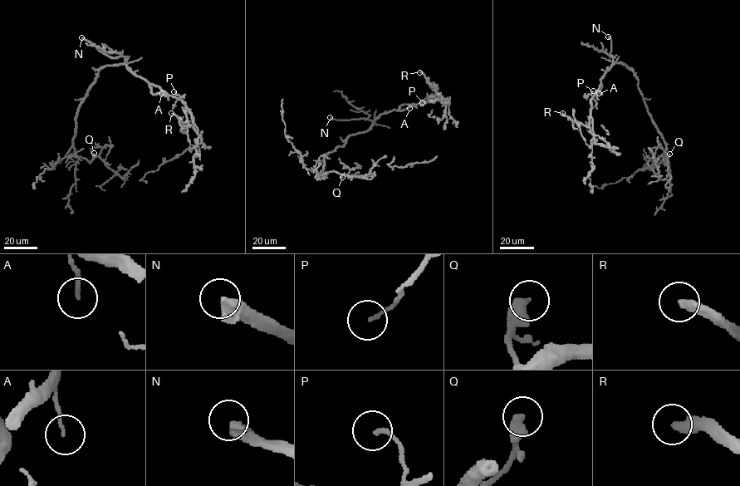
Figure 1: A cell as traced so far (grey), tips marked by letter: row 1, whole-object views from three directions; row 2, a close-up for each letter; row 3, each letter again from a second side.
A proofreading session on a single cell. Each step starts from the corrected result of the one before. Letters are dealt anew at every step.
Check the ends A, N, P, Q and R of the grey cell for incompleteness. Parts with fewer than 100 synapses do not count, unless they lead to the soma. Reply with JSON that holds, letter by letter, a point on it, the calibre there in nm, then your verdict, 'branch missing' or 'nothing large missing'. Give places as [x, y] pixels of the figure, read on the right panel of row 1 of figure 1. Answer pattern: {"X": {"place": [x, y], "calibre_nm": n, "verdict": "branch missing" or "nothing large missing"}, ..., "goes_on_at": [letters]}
{"A": {"place": [599, 93], "calibre_nm": 100, "verdict": "nothing large missing"}, "N": {"place": [608, 36], "calibre_nm": 260, "verdict": "branch missing"}, "P": {"place": [593, 90], "calibre_nm": 120, "verdict": "nothing large missing"}, "Q": {"place": [669, 154], "calibre_nm": 550, "verdict": "nothing large missing"}, "R": {"place": [562, 113], "calibre_nm": 340, "verdict": "branch missing"}, "goes_on_at": ["N", "R"]}

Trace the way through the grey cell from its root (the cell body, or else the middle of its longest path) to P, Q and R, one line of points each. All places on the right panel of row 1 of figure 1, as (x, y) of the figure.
P: (638, 85), (638, 79), (631, 70), (625, 65), (615, 63), (601, 78), (599, 88), (593, 95), (593, 90)
Q: (638, 85), (647, 111), (665, 144), (665, 162), (669, 154)
R: (638, 85), (631, 70), (615, 63), (601, 78), (591, 100), (588, 127), (562, 113)

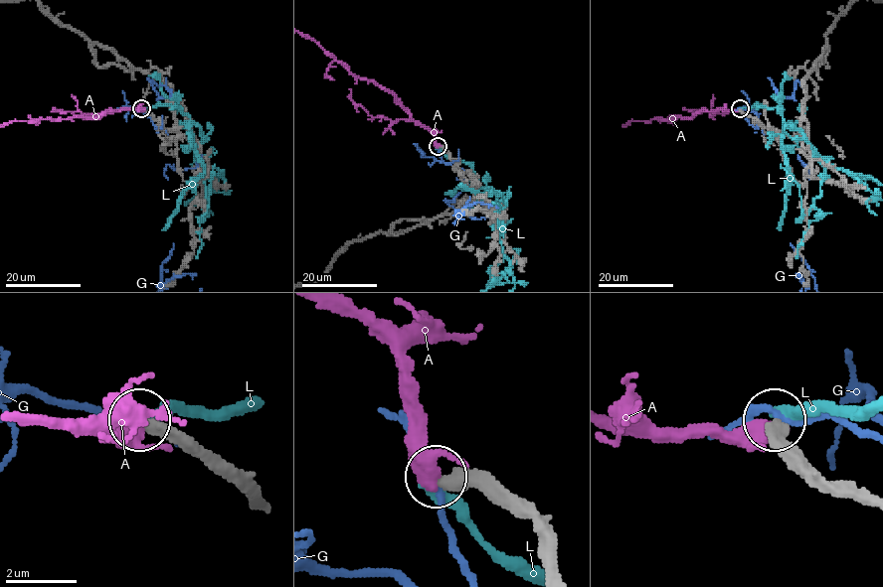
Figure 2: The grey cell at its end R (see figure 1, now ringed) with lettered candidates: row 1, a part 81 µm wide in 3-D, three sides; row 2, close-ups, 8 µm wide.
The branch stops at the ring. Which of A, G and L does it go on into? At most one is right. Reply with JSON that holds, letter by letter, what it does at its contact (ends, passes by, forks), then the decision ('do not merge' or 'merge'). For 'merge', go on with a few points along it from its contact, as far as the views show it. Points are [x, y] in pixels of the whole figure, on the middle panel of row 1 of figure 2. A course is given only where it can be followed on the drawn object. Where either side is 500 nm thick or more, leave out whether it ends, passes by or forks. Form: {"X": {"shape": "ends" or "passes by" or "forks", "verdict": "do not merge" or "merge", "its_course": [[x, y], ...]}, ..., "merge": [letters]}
{"A": {"shape": "passes by", "verdict": "do not merge"}, "G": {"shape": "passes by", "verdict": "do not merge"}, "L": {"shape": "ends", "verdict": "do not merge"}, "merge": []}

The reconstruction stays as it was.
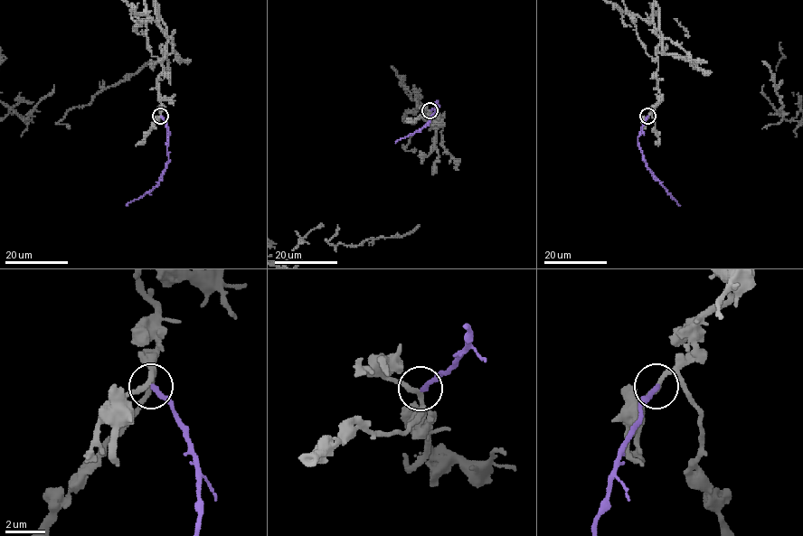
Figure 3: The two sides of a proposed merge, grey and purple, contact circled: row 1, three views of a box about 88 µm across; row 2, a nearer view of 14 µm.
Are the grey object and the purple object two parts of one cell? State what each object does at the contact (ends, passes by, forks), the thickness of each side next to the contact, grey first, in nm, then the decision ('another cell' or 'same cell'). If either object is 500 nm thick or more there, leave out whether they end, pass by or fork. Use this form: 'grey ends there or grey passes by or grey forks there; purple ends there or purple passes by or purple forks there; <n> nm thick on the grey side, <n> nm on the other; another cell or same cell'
grey passes by; purple ends there; 240 nm thick on the grey side, 260 nm on the other; another cell

